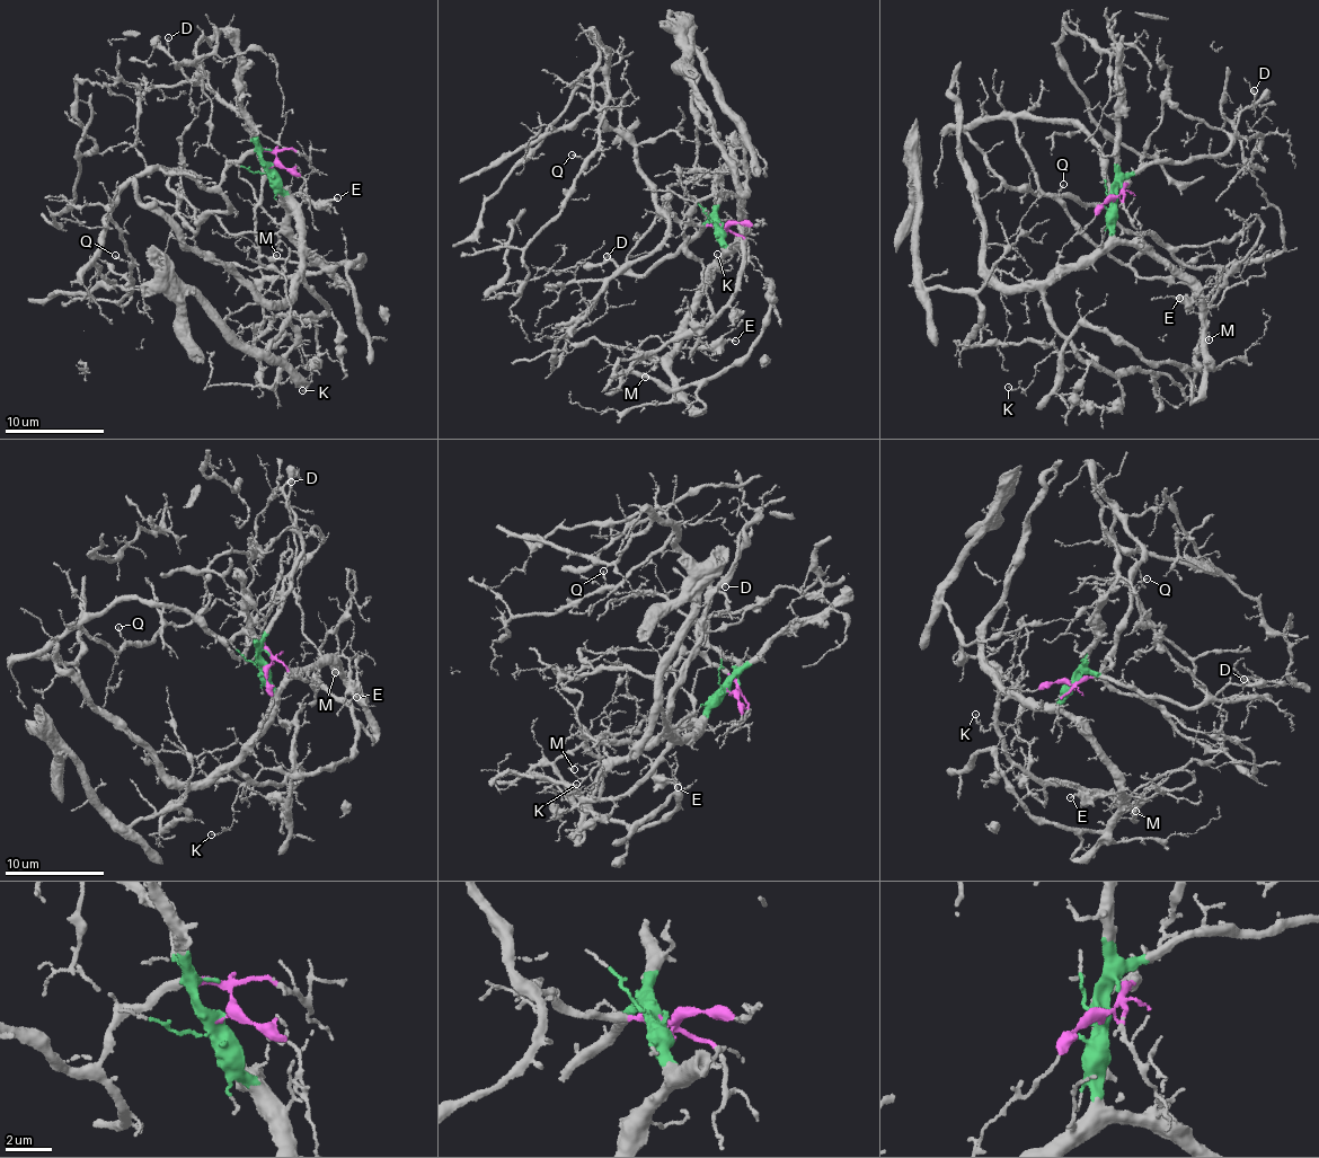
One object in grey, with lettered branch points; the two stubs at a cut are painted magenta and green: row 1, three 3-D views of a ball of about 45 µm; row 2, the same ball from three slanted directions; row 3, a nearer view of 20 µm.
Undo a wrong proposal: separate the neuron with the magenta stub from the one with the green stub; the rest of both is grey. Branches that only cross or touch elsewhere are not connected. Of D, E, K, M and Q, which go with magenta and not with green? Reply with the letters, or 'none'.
Q

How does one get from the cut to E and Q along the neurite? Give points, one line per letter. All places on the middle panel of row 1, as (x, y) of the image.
E: (720, 224), (715, 233), (724, 249), (679, 346), (718, 348), (736, 341)
Q: (720, 224), (690, 224), (658, 208), (634, 146), (603, 122), (609, 82), (599, 136), (587, 157), (572, 156)

